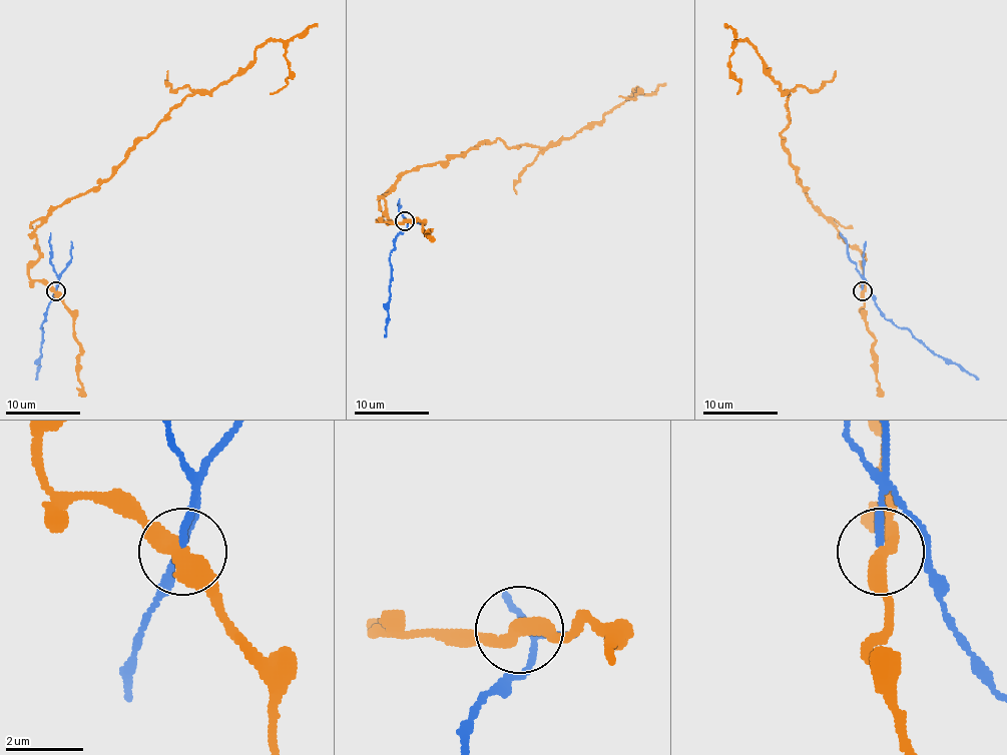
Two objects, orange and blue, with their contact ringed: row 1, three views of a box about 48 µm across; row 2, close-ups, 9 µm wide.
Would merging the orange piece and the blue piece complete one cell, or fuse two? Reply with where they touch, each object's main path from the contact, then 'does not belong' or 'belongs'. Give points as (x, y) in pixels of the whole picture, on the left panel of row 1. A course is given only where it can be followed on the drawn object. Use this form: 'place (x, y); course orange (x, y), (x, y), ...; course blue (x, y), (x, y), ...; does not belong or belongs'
place (56, 291); course orange (55, 291), (29, 267), (35, 231), (57, 207), (95, 190), (186, 96), (279, 40), (287, 85), (270, 94); course blue (55, 289), (59, 282), (46, 319), (40, 325), (40, 353), (35, 380); does not belong

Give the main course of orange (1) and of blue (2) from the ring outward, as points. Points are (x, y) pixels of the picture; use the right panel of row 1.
1: (863, 291), (865, 257), (807, 199), (781, 134), (788, 92), (746, 40), (729, 57), (737, 94)
2: (863, 289), (865, 282), (871, 287), (878, 310), (895, 325), (904, 327), (934, 353), (961, 364), (978, 380)

